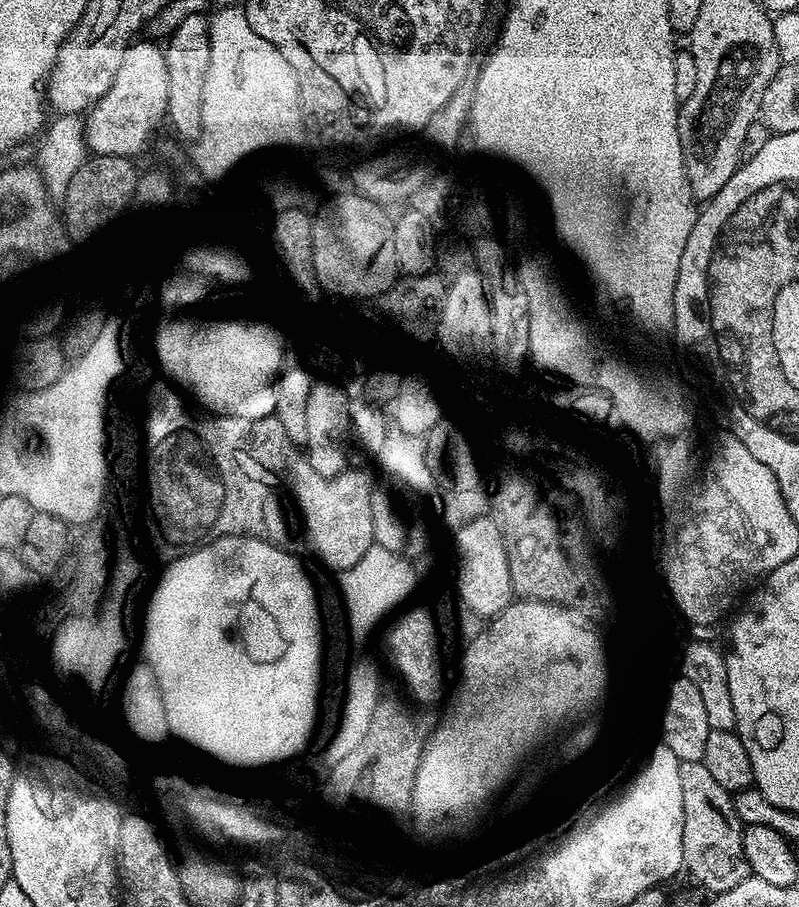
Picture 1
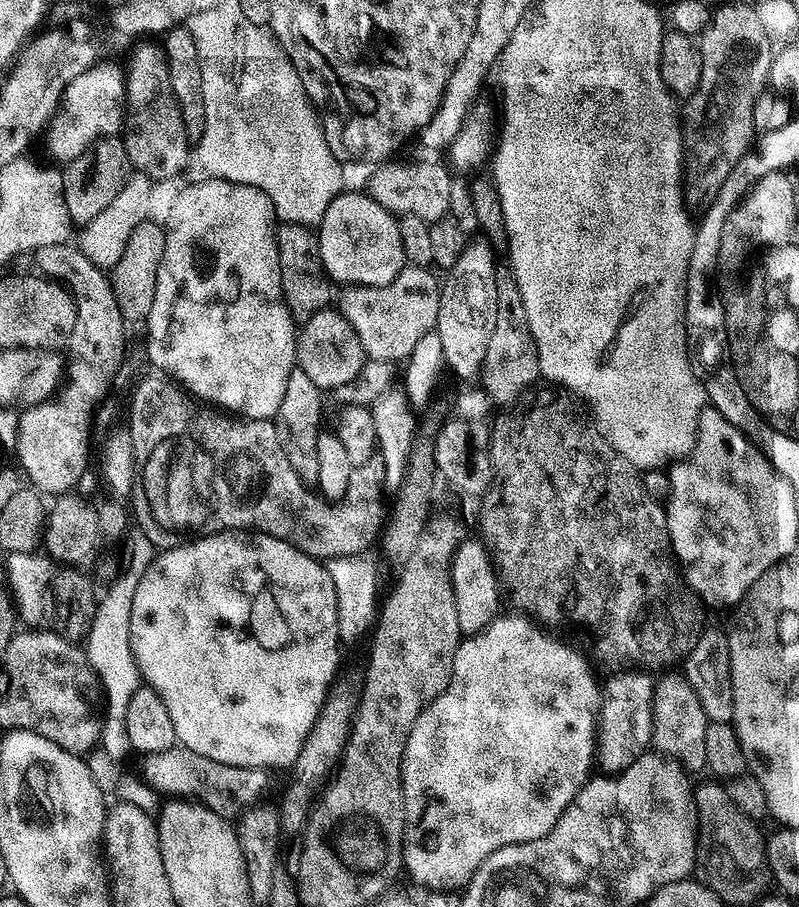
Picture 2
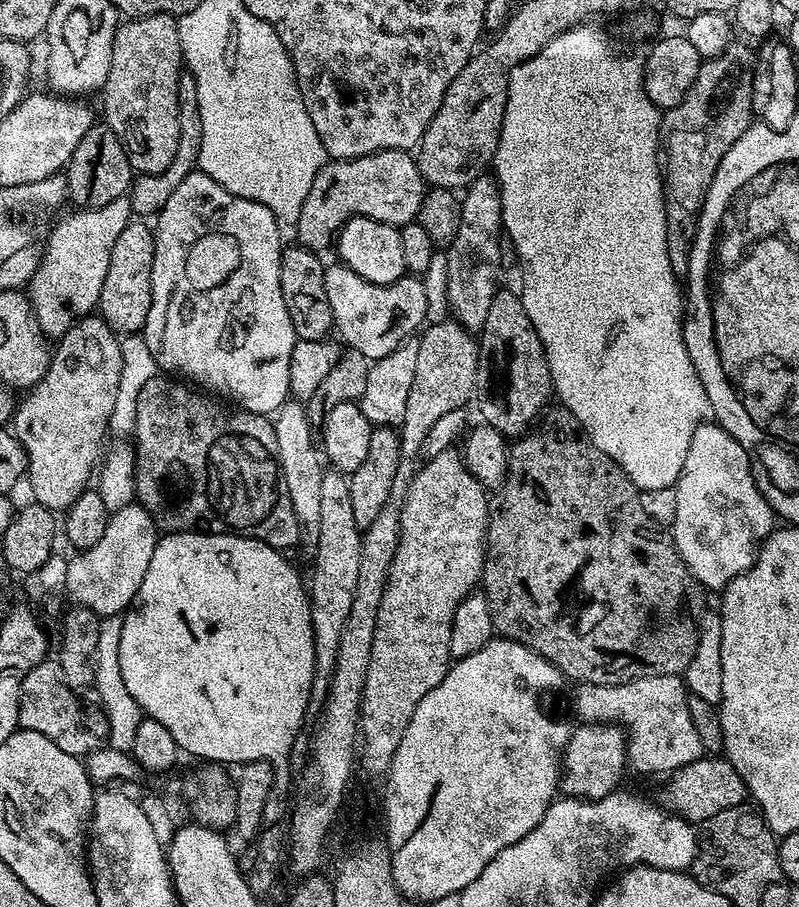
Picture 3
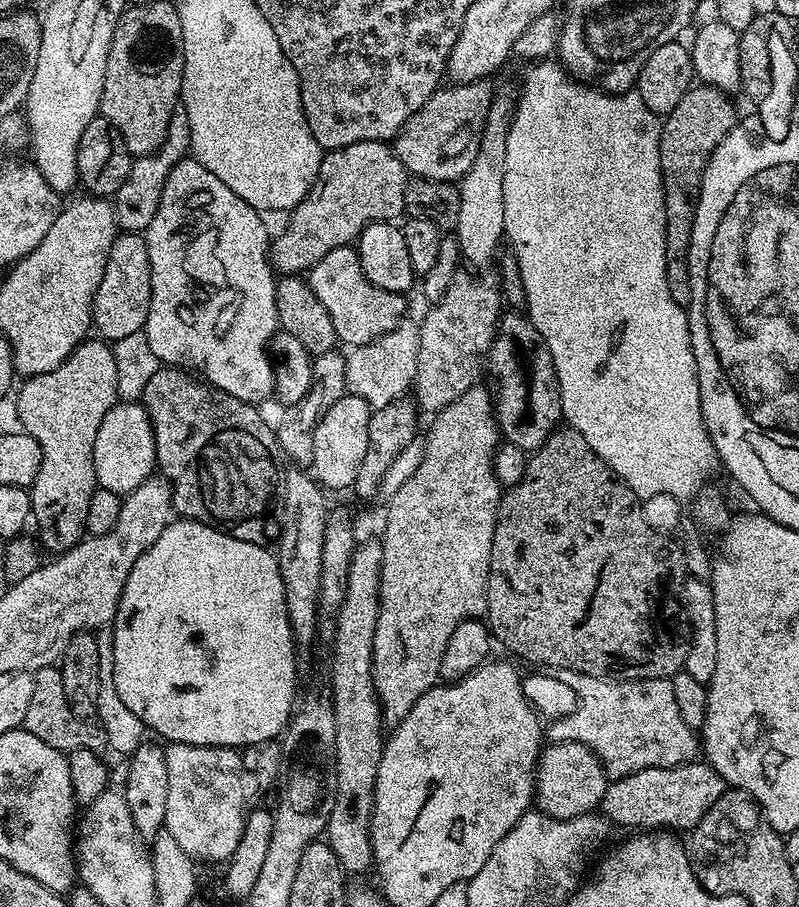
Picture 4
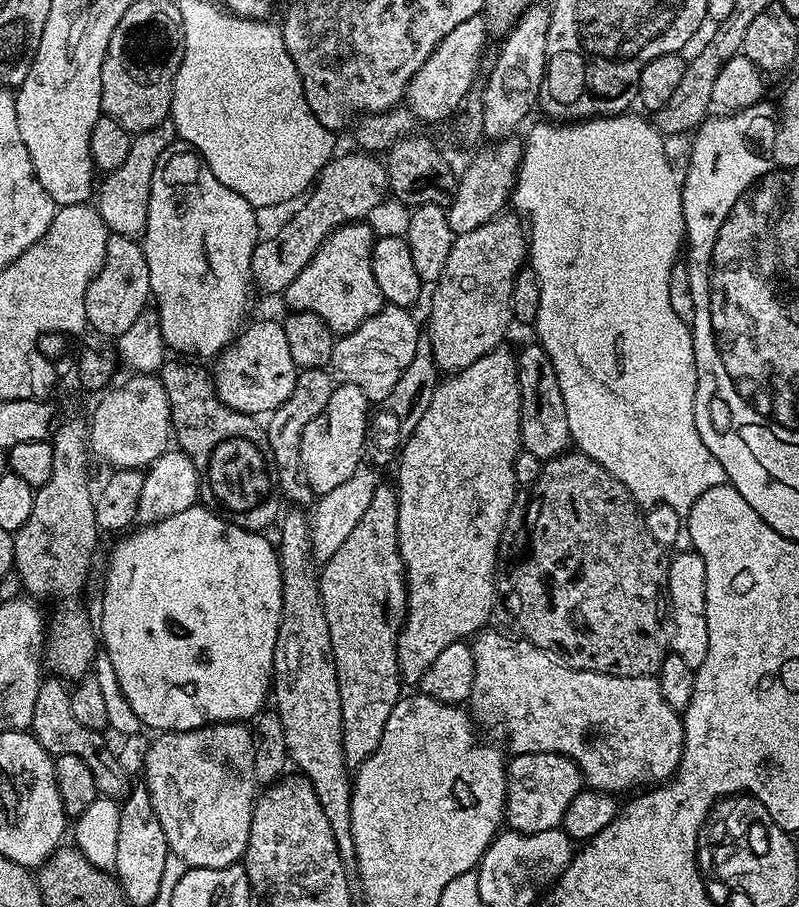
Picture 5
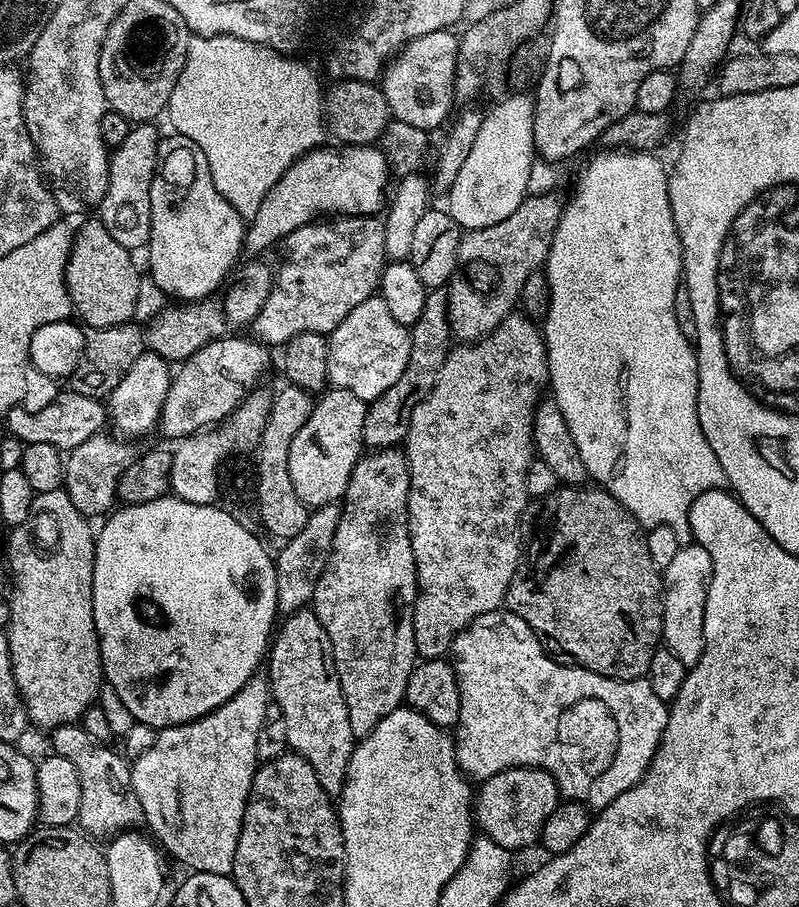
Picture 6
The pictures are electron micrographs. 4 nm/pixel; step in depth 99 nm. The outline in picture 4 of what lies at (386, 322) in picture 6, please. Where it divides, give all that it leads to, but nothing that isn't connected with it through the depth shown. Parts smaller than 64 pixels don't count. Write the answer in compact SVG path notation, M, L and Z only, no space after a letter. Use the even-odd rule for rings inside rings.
M411 318L401 320L394 330L374 338L374 342L355 345L344 358L348 392L365 400L374 410L390 406L390 402L401 399L407 393L404 391L413 387L419 349L420 325Z

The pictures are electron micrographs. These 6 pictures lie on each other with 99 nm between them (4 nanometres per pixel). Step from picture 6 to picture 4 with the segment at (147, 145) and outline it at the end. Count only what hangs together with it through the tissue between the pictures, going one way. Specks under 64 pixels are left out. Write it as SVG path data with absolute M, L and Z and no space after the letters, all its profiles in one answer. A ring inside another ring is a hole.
M183 106L177 107L169 120L168 137L156 152L148 155L137 155L132 162L132 169L122 182L114 197L116 209L116 227L125 232L147 233L150 222L154 222L154 214L158 214L158 202L162 198L162 186L166 186L166 178L178 161L185 159L186 150L191 149L190 118L186 118Z

